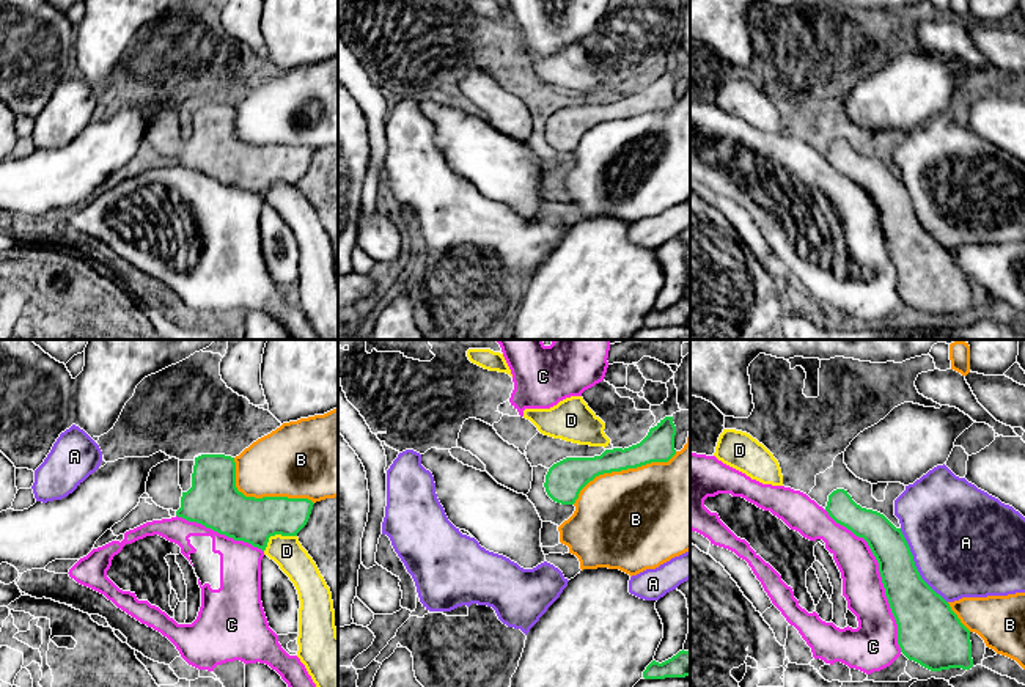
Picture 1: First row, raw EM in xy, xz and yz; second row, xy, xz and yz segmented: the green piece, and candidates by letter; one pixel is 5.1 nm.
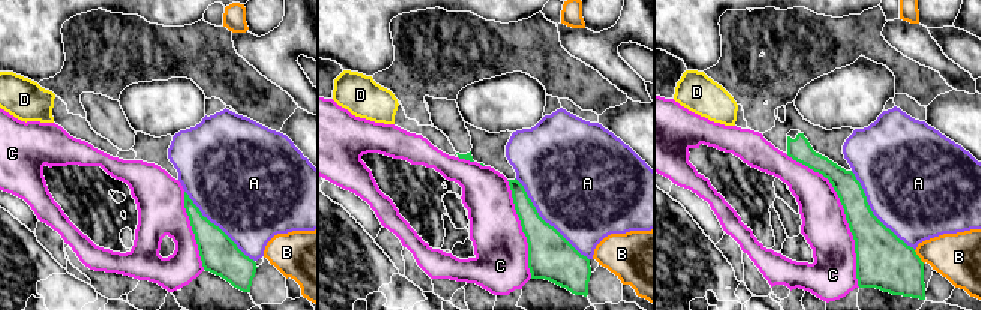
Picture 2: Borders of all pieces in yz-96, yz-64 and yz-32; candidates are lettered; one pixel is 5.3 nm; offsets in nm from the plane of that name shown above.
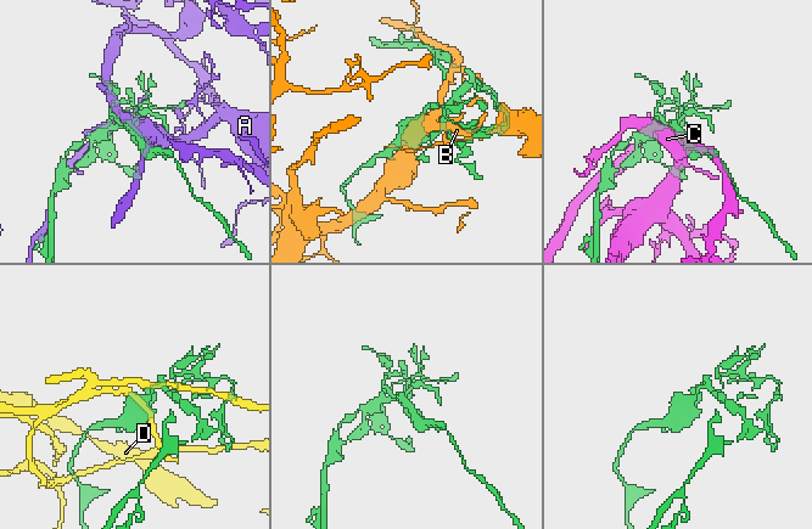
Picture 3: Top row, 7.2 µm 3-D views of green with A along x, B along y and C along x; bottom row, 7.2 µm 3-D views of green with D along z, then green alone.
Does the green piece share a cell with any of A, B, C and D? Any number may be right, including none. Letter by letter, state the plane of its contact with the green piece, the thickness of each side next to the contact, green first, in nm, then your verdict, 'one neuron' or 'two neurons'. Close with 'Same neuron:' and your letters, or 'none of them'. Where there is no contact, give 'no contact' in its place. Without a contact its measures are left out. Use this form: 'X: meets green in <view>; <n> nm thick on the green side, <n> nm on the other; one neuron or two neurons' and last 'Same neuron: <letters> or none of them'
A: meets green in yz; 260 nm thick on the green side, 500 nm on the other; two neurons
B: meets green in xz; 180 nm thick on the green side, 480 nm on the other; two neurons
C: meets green in yz; 260 nm thick on the green side, 200 nm on the other; two neurons
D: meets green in xy; 240 nm thick on the green side, 160 nm on the other; two neurons
Same neuron: none of them

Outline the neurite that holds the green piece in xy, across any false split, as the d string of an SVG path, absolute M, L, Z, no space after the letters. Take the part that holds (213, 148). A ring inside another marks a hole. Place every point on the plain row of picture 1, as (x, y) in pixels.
M225 102L195 105L192 135L187 140L179 134L179 107L163 108L151 116L146 141L178 165L263 200L270 184L297 184L314 152L308 146L245 145L236 135L234 105Z

